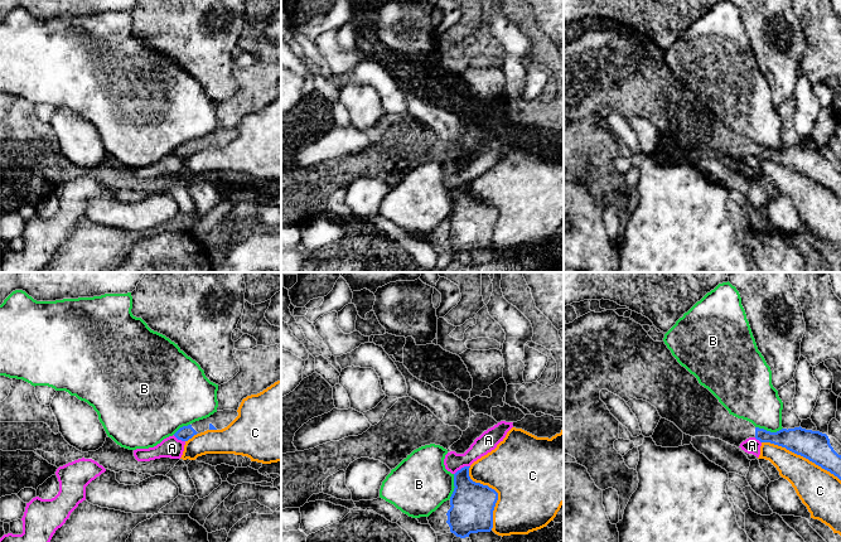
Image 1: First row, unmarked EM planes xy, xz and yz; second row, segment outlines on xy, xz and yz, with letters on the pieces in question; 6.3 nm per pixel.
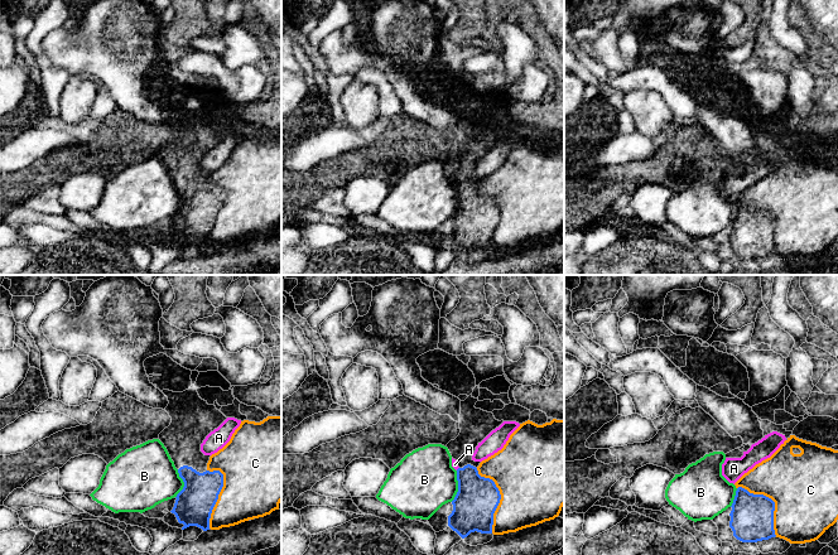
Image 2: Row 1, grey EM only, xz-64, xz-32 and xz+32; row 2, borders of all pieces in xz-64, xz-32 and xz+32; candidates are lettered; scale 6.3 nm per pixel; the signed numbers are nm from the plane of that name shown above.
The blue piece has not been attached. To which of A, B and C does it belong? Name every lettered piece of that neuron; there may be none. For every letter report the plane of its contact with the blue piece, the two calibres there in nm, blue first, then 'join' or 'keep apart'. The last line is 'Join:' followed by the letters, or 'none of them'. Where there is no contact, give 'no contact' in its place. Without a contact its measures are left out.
A: meets blue in xz; 280 nm thick on the blue side, 120 nm on the other; keep apart
B: meets blue in yz; 180 nm thick on the blue side, 300 nm on the other; keep apart
C: meets blue in yz; 190 nm thick on the blue side, 260 nm on the other; keep apart
Join: none of them

